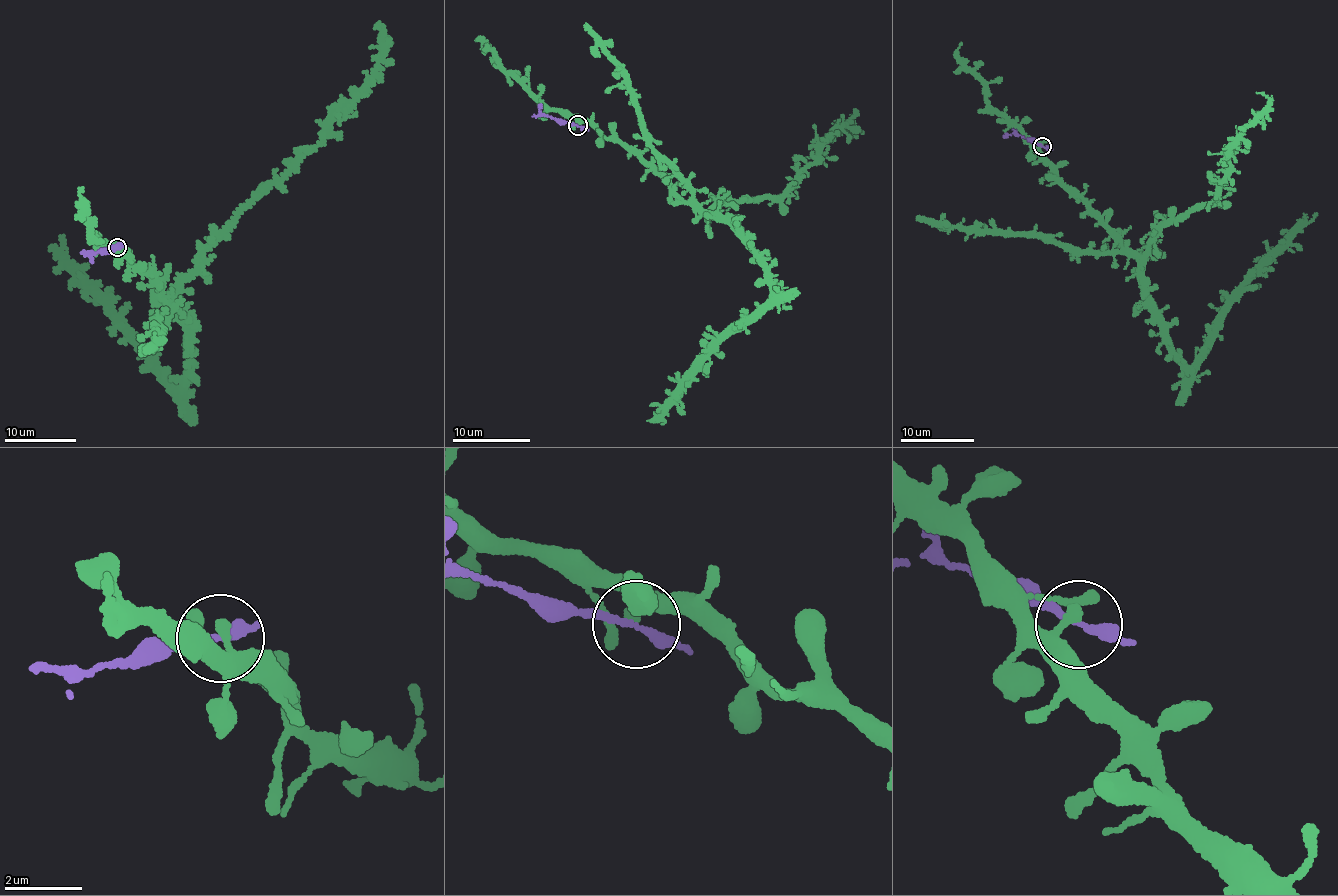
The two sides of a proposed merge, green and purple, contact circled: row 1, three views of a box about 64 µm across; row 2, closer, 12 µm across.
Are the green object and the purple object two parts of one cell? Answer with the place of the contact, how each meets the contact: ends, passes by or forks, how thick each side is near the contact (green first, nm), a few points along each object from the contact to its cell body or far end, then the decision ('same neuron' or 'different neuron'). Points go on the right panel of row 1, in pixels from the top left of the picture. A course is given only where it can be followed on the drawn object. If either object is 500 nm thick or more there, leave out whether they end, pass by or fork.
(1042, 146) | green passes by | purple passes by | 240/220 nm | green via (1041, 145), (1041, 156), (1058, 179), (1139, 256), (1163, 226), (1216, 201), (1230, 149), (1267, 104), (1256, 92) | purple via (1041, 147), (1017, 134), (1004, 138) | same neuron

